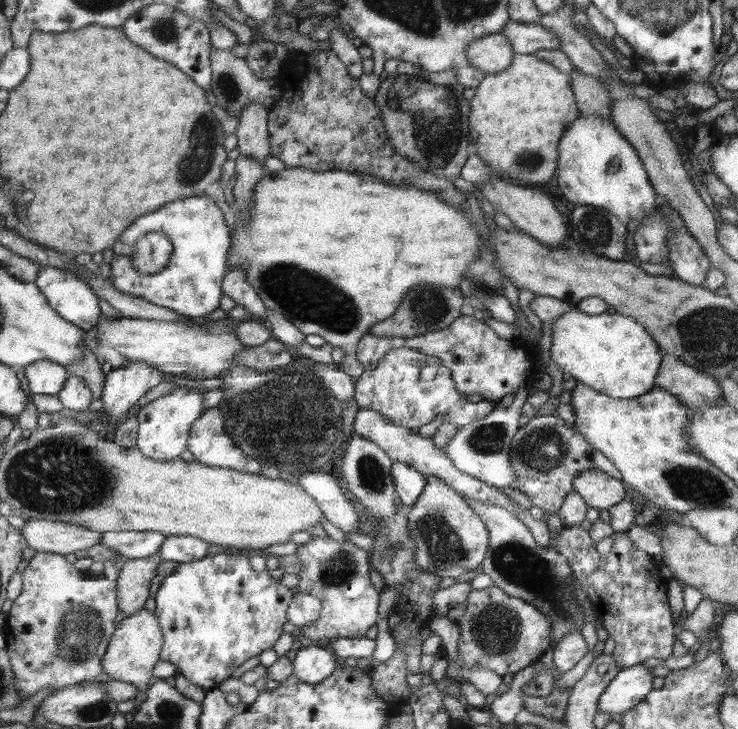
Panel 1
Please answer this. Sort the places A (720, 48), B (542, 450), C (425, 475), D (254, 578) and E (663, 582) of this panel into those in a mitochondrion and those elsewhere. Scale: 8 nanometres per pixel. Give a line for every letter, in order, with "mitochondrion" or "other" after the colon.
A: other
B: mitochondrion
C: other
D: other
E: other

